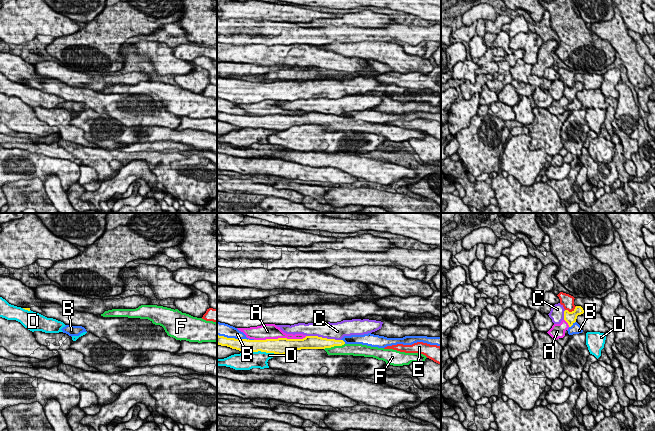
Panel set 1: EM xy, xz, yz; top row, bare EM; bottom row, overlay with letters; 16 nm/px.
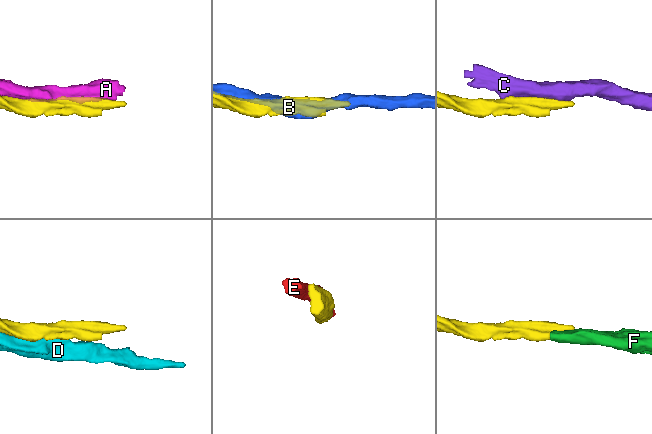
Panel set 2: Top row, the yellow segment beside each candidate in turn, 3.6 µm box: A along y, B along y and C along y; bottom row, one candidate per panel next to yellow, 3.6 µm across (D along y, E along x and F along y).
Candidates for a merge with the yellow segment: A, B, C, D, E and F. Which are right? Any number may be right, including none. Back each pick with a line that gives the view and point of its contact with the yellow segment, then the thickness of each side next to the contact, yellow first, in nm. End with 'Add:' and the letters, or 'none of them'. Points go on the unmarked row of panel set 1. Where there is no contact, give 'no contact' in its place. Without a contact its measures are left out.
F: contact xz (334, 121); calibres 190 and 190 nm
Add: F

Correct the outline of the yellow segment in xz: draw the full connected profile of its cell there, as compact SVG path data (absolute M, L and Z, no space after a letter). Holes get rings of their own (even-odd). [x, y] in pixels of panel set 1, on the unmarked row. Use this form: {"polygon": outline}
{"polygon": "M217 111L217 120L242 128L266 128L284 131L291 126L324 125L328 131L353 131L373 133L393 142L409 141L411 138L423 139L427 134L423 130L405 129L393 125L371 123L362 120L346 120L343 116L327 115L318 112L306 112L303 115L266 115L247 116L227 114Z"}

